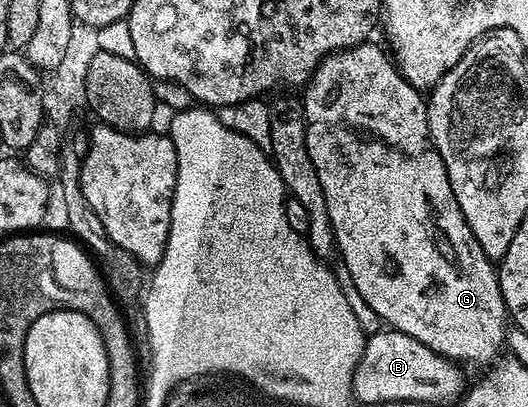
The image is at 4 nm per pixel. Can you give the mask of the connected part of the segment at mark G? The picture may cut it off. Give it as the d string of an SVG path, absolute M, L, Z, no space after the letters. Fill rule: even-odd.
M366 41L348 47L346 51L336 51L335 54L328 55L326 59L321 60L304 88L306 91L305 99L303 98L303 115L307 129L307 153L311 153L311 165L315 165L315 173L319 173L323 197L327 197L327 214L331 217L331 225L337 238L340 262L345 262L345 267L349 270L349 279L353 282L358 297L385 322L382 324L388 325L394 331L407 333L407 337L415 337L415 341L423 341L427 349L448 359L466 359L469 363L492 364L502 354L507 334L507 312L503 293L499 289L494 260L489 259L487 253L483 253L479 241L475 241L475 233L471 233L471 225L467 225L467 217L463 217L463 209L459 209L459 201L455 201L455 193L451 189L443 157L439 157L439 153L433 148L429 136L426 96L401 76L396 62L387 54L386 48L382 47L376 47L373 41Z

